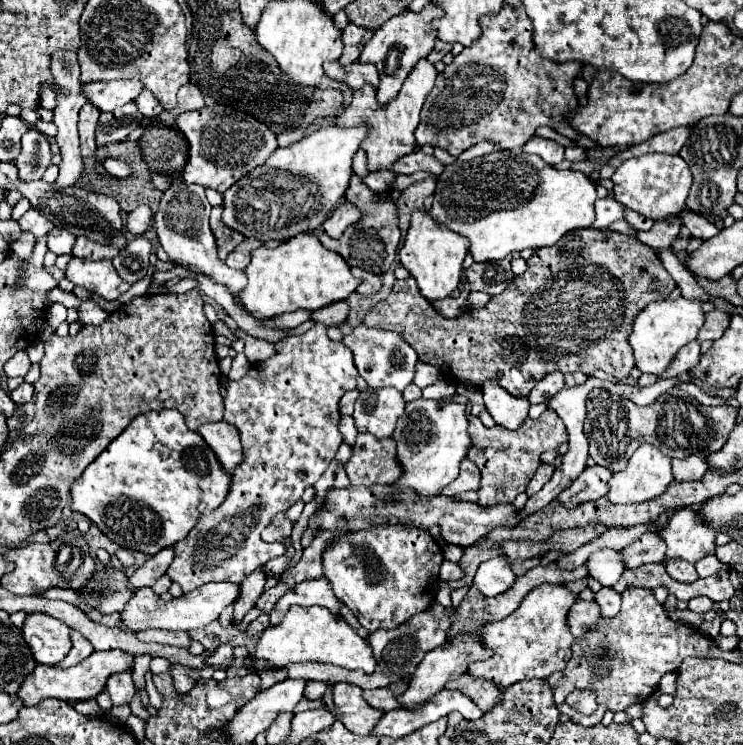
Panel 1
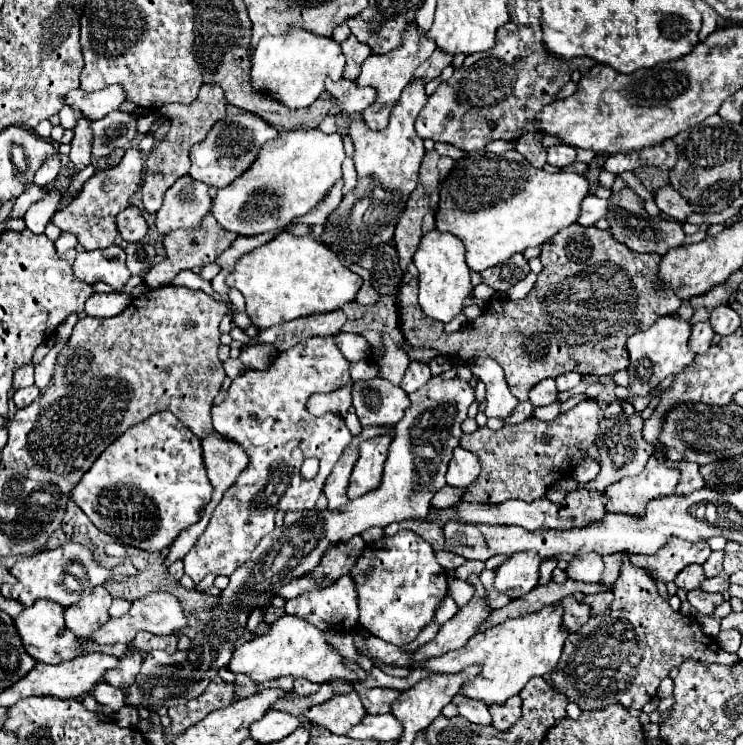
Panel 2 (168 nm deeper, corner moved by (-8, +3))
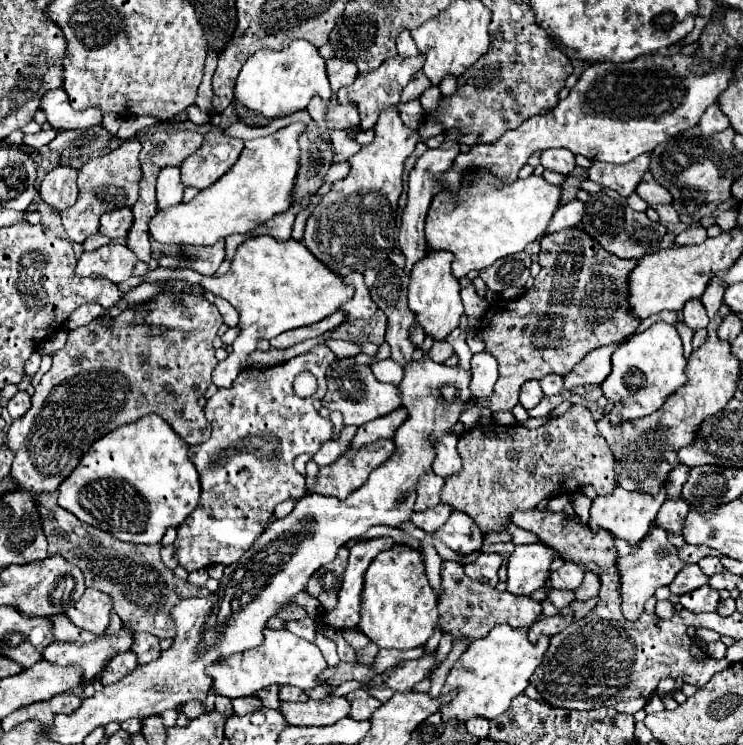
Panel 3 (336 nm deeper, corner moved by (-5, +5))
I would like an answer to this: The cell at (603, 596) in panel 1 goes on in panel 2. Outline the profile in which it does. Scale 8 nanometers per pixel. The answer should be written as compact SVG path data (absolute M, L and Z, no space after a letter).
M600 592L600 594L590 594L590 596L584 596L584 604L588 604L592 608L594 614L602 614L608 610L608 606L612 604L614 600L614 594L612 592Z

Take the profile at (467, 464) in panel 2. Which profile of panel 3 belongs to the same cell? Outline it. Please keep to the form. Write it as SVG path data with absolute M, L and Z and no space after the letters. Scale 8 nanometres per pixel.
M443 434L441 438L429 436L433 448L435 448L435 460L433 460L433 474L437 476L451 476L459 472L461 460L457 452L457 436Z

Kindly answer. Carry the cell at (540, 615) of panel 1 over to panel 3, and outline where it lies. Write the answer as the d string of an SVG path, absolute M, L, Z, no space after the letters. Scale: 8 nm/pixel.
M495 626L483 640L475 640L461 654L457 664L447 676L447 682L441 690L441 696L455 692L453 700L439 708L441 720L459 720L467 722L471 718L487 718L493 720L507 710L511 700L519 696L527 686L535 668L541 664L543 654L547 650L549 638L541 638L537 644L527 640L527 630L513 630L511 626Z

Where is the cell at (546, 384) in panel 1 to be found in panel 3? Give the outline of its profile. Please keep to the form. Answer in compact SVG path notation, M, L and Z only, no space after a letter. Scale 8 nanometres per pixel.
M529 380L527 384L523 384L521 394L519 394L519 402L521 402L521 406L523 406L525 410L535 408L535 406L541 402L541 398L543 398L543 392L541 392L541 388L539 388L539 382Z

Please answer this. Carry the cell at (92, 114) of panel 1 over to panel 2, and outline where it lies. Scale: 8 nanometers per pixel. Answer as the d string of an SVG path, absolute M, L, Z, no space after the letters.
M80 118L76 128L74 128L74 138L72 138L72 150L70 150L70 160L74 162L74 166L78 170L86 168L92 160L92 140L94 140L94 134L90 130L90 124L92 120L88 118Z

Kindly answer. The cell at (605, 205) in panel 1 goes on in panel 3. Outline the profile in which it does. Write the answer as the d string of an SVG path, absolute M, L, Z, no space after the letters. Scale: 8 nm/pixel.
M571 200L569 204L557 208L557 212L553 214L545 234L553 234L553 232L559 232L559 230L565 230L565 228L573 228L581 222L581 218L583 218L583 202Z

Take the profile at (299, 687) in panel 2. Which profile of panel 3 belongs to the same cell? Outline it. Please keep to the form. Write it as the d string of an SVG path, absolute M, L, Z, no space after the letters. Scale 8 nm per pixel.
M282 686L279 692L279 700L284 701L307 701L308 697L303 691L294 686Z

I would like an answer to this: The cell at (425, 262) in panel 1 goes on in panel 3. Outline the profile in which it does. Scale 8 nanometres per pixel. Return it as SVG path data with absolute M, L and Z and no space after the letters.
M429 252L421 264L417 264L409 274L409 294L407 304L409 310L419 320L419 326L427 336L435 342L447 340L447 336L459 326L463 316L463 304L459 296L459 280L451 276L451 254L449 252Z

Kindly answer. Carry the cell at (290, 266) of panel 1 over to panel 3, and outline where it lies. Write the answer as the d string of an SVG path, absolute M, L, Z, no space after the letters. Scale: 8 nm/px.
M255 236L255 238L249 238L243 244L239 244L239 248L231 260L231 268L223 276L219 276L219 278L201 276L193 270L189 284L203 284L205 290L213 292L215 296L225 298L239 312L239 336L232 344L233 352L223 362L219 362L213 370L211 382L217 388L229 388L229 384L245 368L247 356L255 352L257 342L261 338L269 340L269 338L279 336L281 332L315 324L317 320L323 320L331 312L339 310L341 304L353 296L353 288L347 286L339 276L333 276L333 272L329 268L323 268L323 264L319 264L319 260L315 260L315 256L311 256L311 252L307 252L307 248L303 248L303 242L297 242L293 238L289 238L285 242L277 242L271 236Z

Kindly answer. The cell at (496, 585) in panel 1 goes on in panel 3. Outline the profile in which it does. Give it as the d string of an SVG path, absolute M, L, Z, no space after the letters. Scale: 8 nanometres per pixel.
M541 542L515 546L507 562L507 590L529 596L545 586L555 554Z

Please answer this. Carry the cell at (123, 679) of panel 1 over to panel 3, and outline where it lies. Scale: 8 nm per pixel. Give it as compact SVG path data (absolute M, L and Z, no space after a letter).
M131 650L115 654L103 670L103 680L105 682L117 682L123 676L127 676L129 672L133 672L135 666L137 666L137 660L135 660L135 654Z

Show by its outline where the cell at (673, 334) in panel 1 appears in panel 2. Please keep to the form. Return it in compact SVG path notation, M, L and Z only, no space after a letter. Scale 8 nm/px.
M660 316L648 330L628 338L628 354L630 354L628 374L632 394L646 396L650 388L658 386L666 376L678 374L694 360L694 352L688 346L690 332L692 332L690 320L682 320L678 316Z

